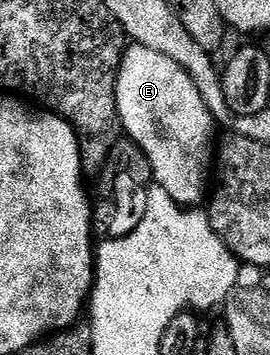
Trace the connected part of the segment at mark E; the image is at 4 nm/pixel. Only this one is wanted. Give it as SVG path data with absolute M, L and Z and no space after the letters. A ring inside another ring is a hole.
M131 45L123 53L115 96L122 130L147 155L154 182L180 207L198 208L209 191L217 124L189 73L153 49Z

